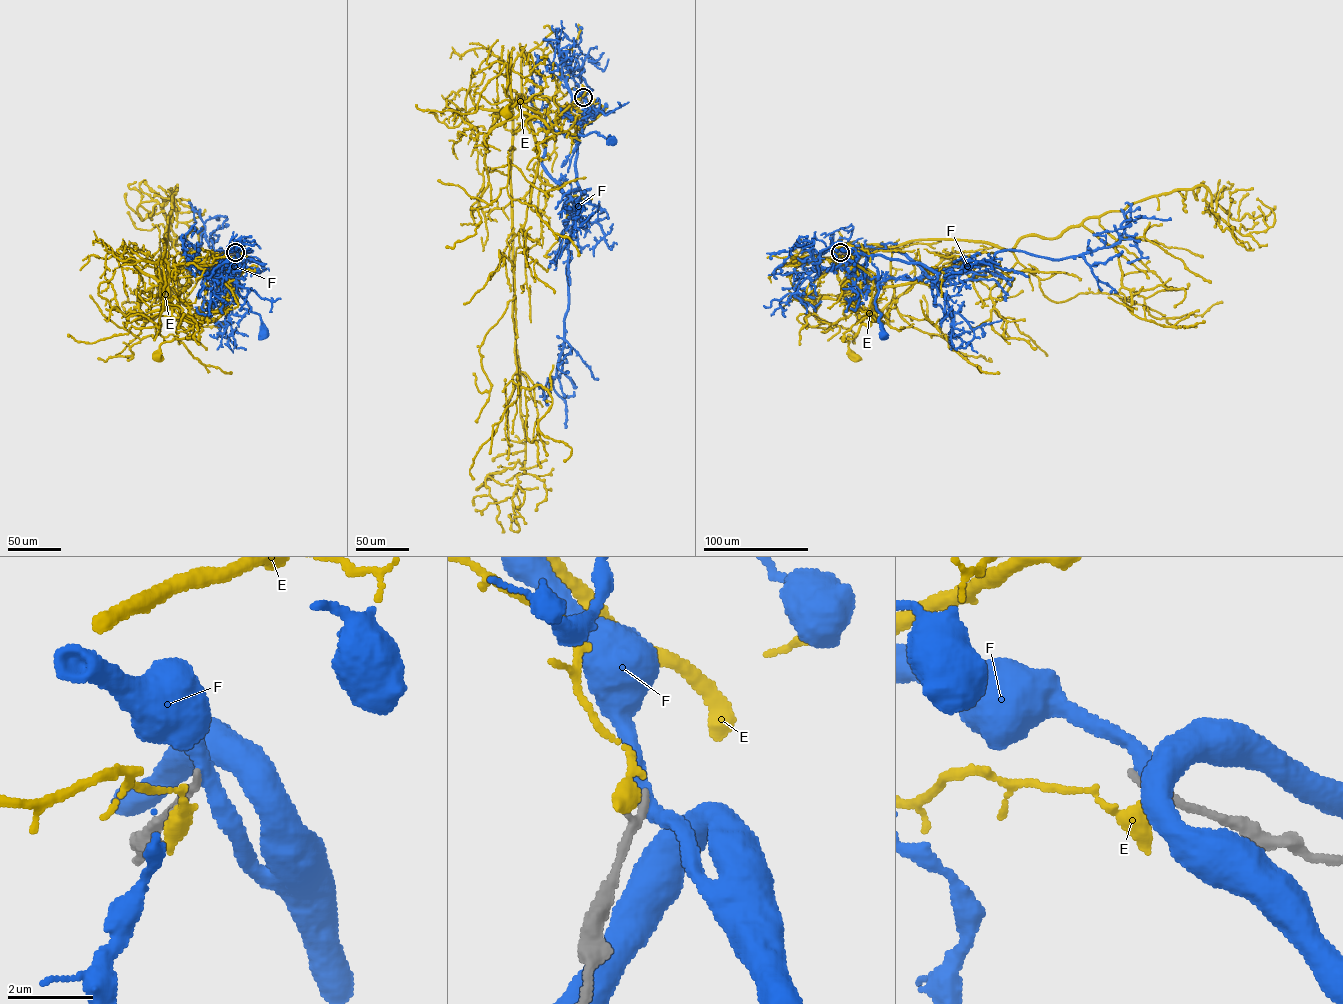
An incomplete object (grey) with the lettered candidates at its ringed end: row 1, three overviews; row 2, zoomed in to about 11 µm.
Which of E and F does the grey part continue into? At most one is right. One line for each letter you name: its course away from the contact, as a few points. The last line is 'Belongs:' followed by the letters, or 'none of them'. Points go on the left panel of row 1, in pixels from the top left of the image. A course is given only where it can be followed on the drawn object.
Belongs: none of them

